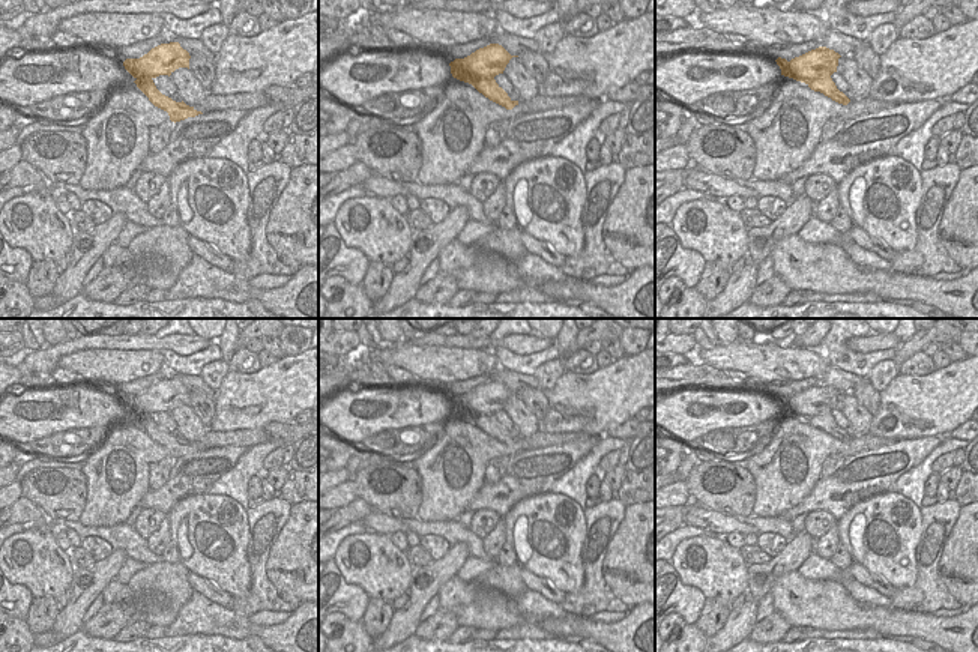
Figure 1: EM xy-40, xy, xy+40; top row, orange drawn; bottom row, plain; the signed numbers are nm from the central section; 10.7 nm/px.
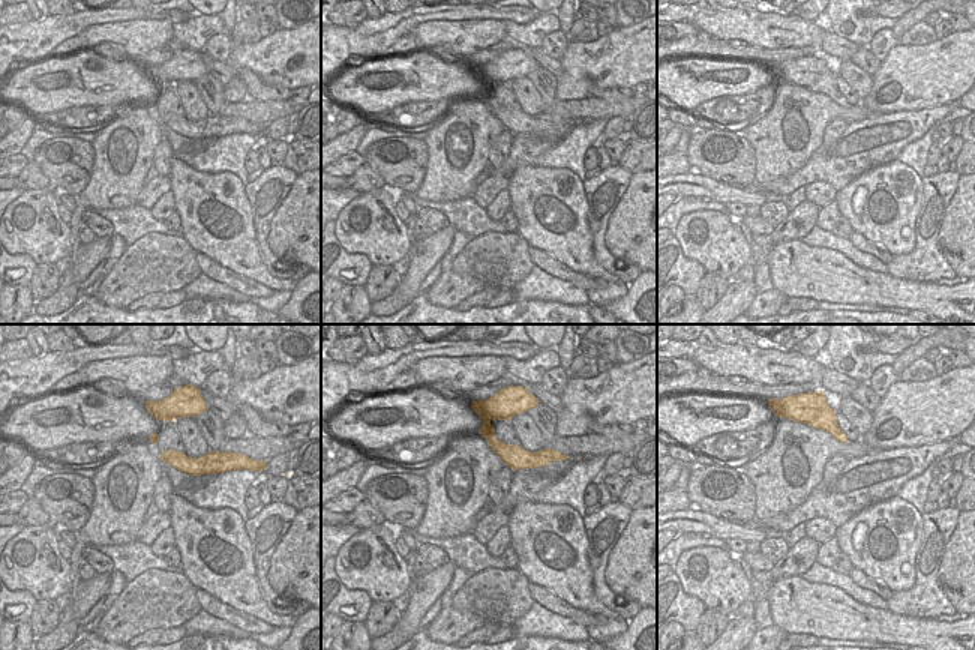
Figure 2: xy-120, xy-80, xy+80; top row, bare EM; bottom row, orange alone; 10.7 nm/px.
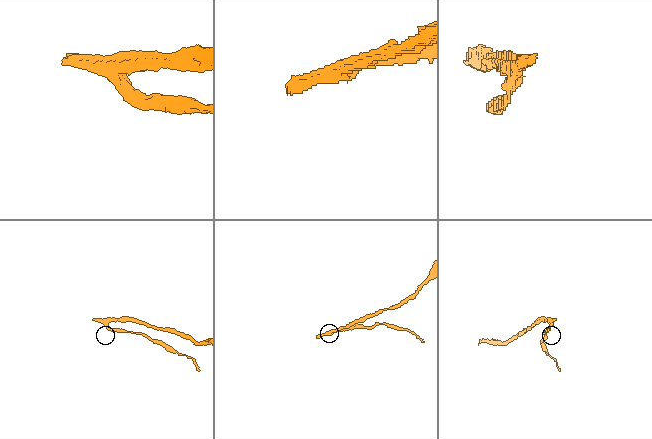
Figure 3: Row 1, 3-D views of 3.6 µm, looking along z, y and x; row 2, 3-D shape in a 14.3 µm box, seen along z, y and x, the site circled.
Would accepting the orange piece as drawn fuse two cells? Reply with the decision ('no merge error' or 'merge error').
merge error

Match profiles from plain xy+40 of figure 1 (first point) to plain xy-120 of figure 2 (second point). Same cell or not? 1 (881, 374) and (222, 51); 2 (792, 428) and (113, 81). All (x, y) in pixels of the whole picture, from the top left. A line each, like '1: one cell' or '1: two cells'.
1: one cell
2: two cells

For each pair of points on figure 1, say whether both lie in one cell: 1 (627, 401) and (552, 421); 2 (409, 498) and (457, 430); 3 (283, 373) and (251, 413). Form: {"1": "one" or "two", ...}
{"1": "one", "2": "two", "3": "one"}

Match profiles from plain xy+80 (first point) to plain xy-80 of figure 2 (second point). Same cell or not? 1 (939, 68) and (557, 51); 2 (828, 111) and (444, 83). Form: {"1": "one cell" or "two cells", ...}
{"1": "two cells", "2": "two cells"}

